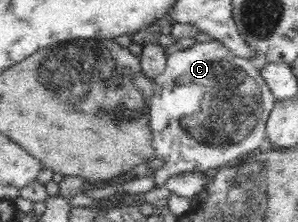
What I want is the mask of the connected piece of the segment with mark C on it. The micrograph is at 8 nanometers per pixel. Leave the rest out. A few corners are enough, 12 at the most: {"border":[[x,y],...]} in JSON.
{"border":[[217,40],[168,55],[157,189],[258,152],[277,100]]}

